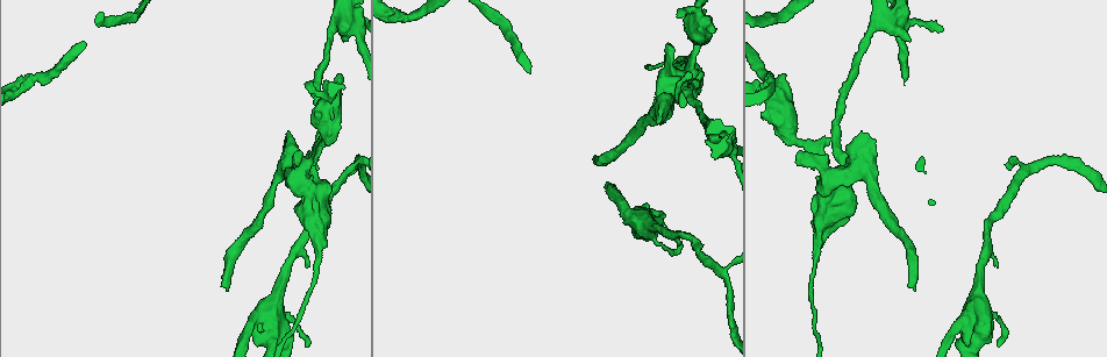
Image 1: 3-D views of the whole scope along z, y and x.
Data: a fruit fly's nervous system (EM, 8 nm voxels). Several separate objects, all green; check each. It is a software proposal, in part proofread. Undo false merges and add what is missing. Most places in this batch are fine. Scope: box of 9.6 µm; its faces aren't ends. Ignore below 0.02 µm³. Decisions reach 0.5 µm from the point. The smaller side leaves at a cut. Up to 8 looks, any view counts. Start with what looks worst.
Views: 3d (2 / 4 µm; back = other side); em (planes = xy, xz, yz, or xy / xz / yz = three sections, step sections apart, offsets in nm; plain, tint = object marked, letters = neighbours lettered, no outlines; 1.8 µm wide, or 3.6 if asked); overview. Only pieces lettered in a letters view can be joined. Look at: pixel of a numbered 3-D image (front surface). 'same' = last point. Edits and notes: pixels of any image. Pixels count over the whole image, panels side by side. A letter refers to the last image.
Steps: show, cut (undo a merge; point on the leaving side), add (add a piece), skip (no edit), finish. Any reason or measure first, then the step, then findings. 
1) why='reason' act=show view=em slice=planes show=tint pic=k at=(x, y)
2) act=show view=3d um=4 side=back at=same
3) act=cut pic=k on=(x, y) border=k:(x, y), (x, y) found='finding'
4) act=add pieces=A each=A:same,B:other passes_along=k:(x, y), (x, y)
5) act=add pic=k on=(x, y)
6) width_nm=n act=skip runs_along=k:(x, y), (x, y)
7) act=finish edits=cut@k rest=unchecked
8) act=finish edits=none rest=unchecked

why='three-way junction' act=show view=em um=3.6 slice=xz step=4 show=letters pic=1 at=(969, 311)

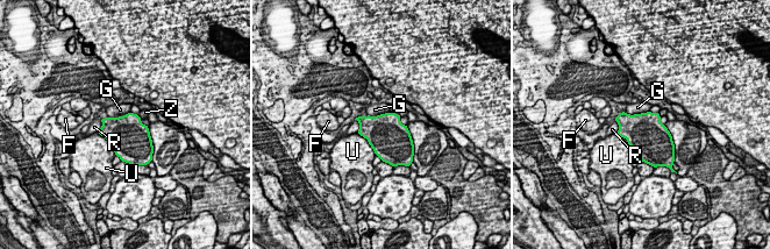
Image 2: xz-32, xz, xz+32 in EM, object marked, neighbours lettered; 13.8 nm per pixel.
width_nm=500 act=skip each=F:other,G:other,R:other,U:other,Z:other border=2:(649, 109), (633, 114), (625, 112) found='one cell here'

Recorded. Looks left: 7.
why='branch stops here' act=show view=em slice=xy step=16 show=letters pic=1 at=(228, 288)

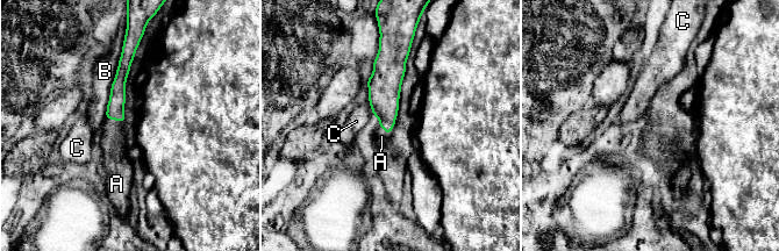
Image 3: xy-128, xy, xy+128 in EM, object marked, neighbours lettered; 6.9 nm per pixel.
act=add pieces=A each=A:same,B:other,C:other passes_along=3:(116, 102), (115, 119), (113, 142) found='the cell continues'

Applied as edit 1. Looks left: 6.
why='branch stops here' act=show view=em slice=xz step=8 show=letters pic=1 at=(679, 246)

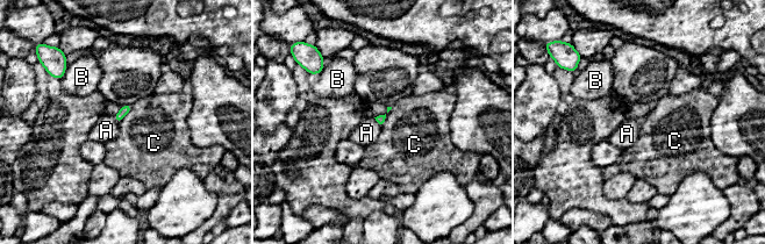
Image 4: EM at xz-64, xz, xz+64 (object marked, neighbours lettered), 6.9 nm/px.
act=skip each=A:other,B:other,C:other border=4:(133, 105), (120, 123) found='none of them fits'

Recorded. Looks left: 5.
act=finish edits=add@3 rest=unchecked

